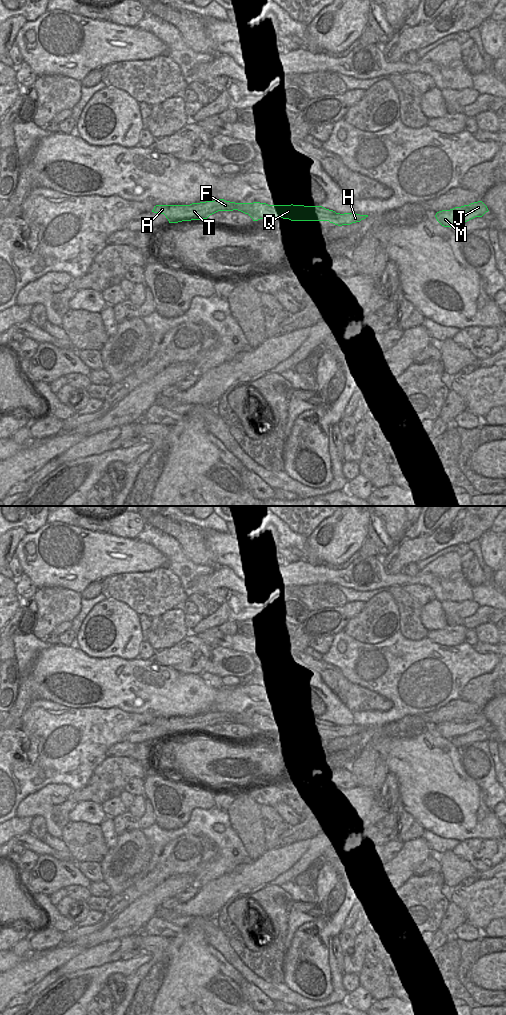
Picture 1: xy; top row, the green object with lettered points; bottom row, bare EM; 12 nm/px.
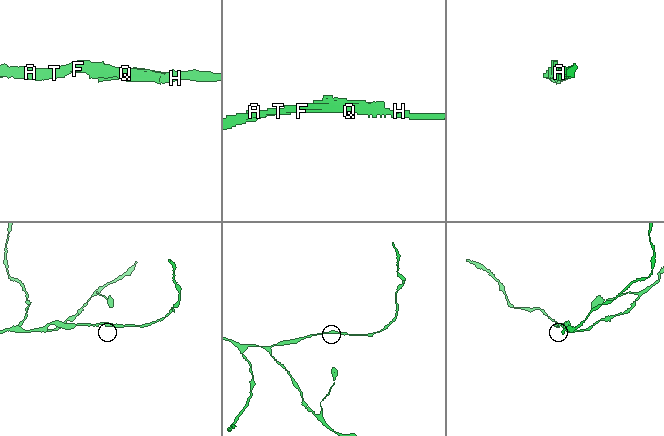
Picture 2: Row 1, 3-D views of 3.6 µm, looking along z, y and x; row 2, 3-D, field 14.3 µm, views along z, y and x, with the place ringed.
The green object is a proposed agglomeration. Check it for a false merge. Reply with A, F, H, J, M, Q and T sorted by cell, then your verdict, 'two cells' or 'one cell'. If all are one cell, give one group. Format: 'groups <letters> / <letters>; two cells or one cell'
groups A F H J M Q T; one cell

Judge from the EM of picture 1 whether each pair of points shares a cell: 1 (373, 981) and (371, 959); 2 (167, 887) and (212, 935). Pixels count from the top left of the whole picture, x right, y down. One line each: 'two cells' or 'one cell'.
1: one cell
2: two cells

